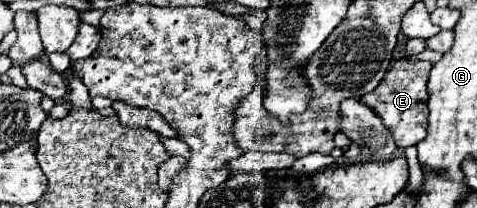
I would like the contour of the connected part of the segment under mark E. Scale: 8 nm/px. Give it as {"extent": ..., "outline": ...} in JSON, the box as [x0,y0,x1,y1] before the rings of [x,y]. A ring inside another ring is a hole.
{"extent":[360,57,432,149],"outline":[[[406,57],[398,59],[388,69],[384,81],[374,91],[360,97],[362,103],[370,105],[382,117],[384,125],[390,129],[390,133],[400,149],[416,145],[418,141],[422,141],[426,137],[426,101],[428,101],[426,81],[428,81],[430,69],[432,69],[430,61],[412,63]]]}

